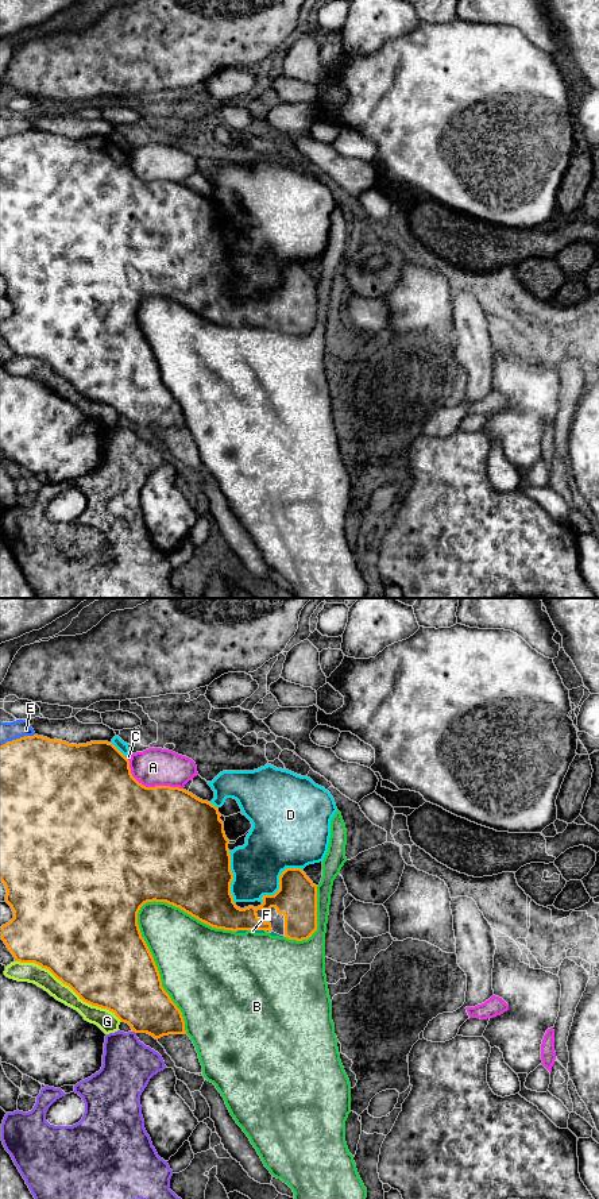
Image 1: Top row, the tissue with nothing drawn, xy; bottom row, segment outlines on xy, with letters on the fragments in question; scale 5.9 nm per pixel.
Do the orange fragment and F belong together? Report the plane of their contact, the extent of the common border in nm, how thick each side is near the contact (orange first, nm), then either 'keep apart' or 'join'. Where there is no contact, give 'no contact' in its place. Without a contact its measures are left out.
xy | 80 nm | 190/20 nm | join

